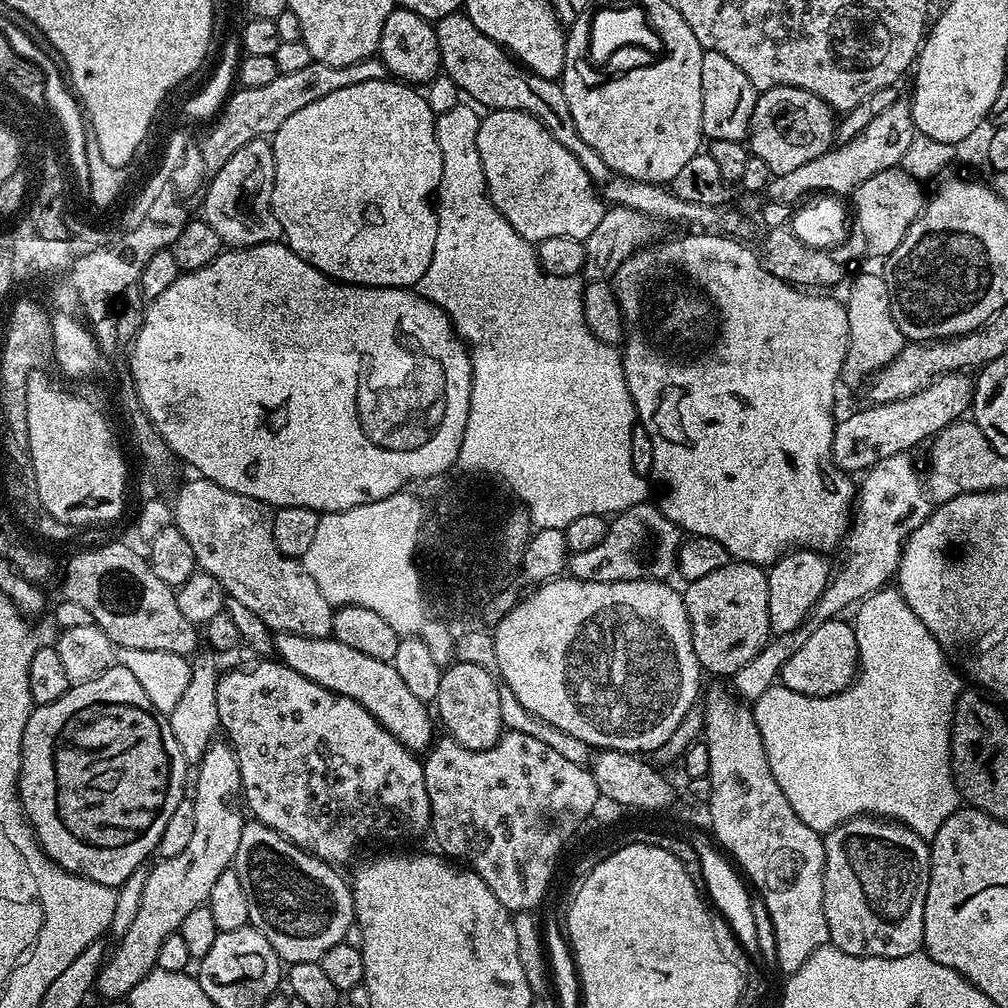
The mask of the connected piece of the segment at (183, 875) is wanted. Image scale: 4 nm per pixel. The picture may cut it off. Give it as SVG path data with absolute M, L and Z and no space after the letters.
M213 742L206 750L206 754L200 760L194 772L194 784L196 780L196 793L190 796L194 806L194 835L186 845L186 850L174 858L165 860L157 859L153 868L147 869L148 878L146 886L142 888L142 902L138 906L138 914L134 914L134 922L130 922L130 930L126 930L124 936L119 937L116 950L105 959L104 967L96 975L95 991L101 992L108 1000L123 1001L134 989L134 986L146 978L156 968L158 962L158 950L166 938L177 935L182 926L182 918L190 914L190 910L205 907L208 903L210 889L214 882L226 871L233 867L236 851L238 850L238 838L242 838L245 817L240 817L240 812L235 808L238 804L240 786L240 767L236 761L236 755L232 752L231 744L227 742Z

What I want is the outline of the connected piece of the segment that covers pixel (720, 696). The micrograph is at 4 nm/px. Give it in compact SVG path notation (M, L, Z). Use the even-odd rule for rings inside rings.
M712 688L709 692L707 689L702 696L702 742L710 754L710 770L707 775L710 794L706 807L708 816L712 819L711 835L715 843L735 861L739 871L750 881L751 887L756 892L760 891L757 892L759 899L763 900L769 911L770 922L774 926L774 938L777 939L776 964L784 974L791 974L800 969L802 962L806 962L806 958L810 958L814 950L829 943L824 913L824 837L806 826L806 822L802 822L802 818L794 814L794 806L786 802L786 794L782 794L782 786L778 786L770 770L766 746L762 742L762 734L758 730L751 707L725 688Z

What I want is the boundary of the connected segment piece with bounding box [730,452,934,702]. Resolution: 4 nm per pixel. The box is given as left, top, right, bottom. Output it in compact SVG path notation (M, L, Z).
M899 452L890 458L882 458L867 472L863 473L859 481L858 491L854 501L852 523L848 526L848 535L842 541L844 565L835 569L834 575L824 588L824 593L814 602L810 614L797 626L793 632L782 632L773 635L742 670L738 670L730 677L731 687L735 695L744 702L755 702L777 683L782 666L806 643L806 638L818 630L828 620L837 619L848 607L859 605L867 596L880 591L895 577L904 544L926 522L926 518L934 507L928 499L926 480L916 469L913 457L906 452Z

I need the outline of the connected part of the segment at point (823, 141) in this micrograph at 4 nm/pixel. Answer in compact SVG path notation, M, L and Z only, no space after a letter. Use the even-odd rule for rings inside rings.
M790 86L771 88L757 95L746 137L747 147L751 155L766 162L772 176L787 174L833 147L837 121L832 116L832 107L806 90Z

